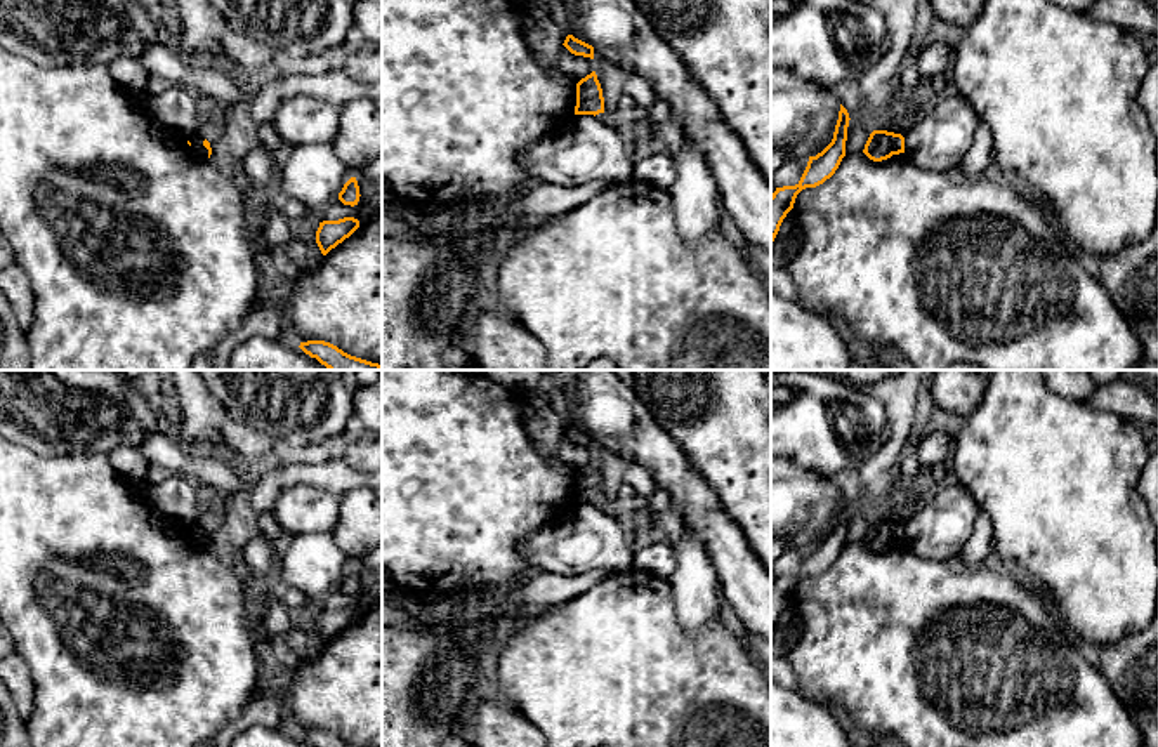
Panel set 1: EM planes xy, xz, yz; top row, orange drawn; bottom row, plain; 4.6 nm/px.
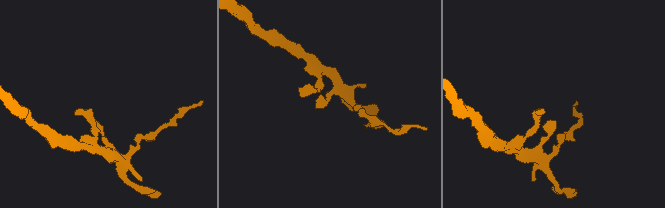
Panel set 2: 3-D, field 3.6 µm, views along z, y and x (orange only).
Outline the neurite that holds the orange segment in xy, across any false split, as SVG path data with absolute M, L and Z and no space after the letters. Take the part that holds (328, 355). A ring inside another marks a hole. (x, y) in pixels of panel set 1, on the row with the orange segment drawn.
M325 340L300 342L299 347L311 358L316 358L328 370L382 370L382 365L351 356Z

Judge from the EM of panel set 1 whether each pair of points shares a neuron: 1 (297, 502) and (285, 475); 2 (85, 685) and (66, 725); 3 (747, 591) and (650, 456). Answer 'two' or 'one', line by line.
1: two
2: one
3: one

